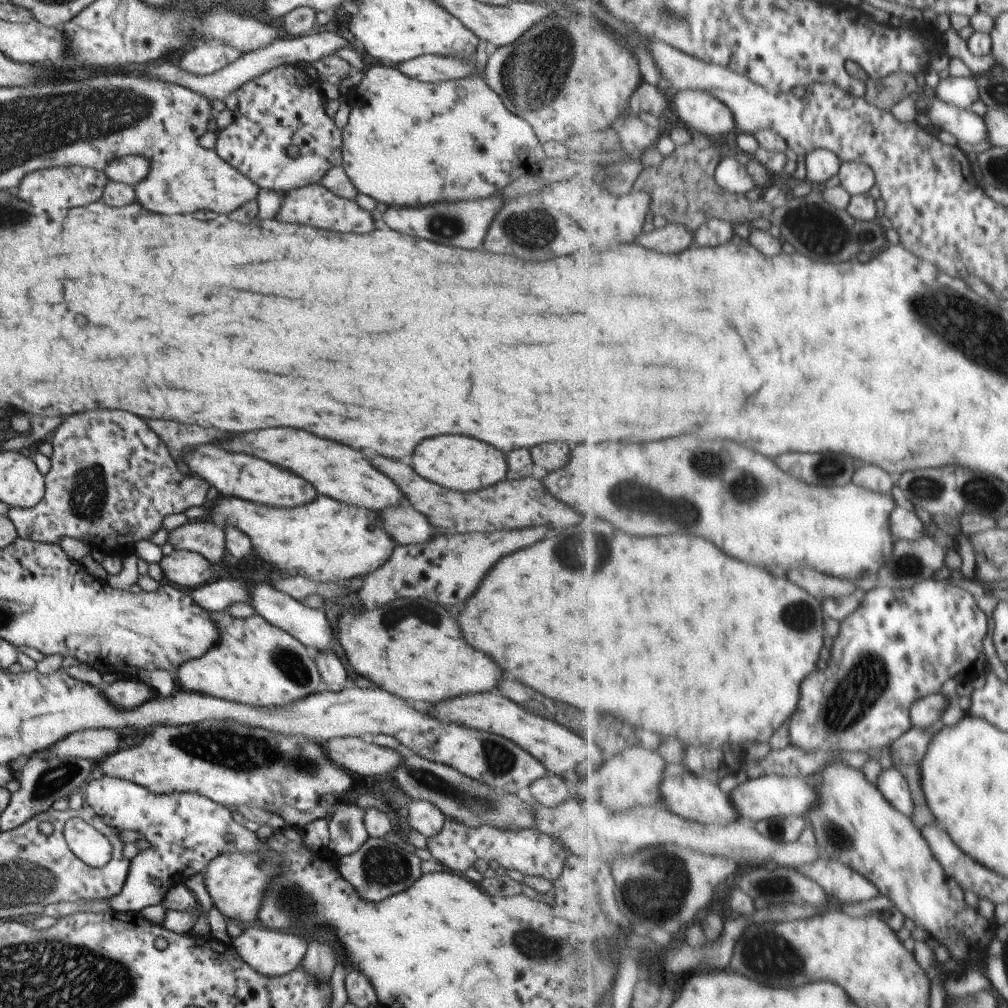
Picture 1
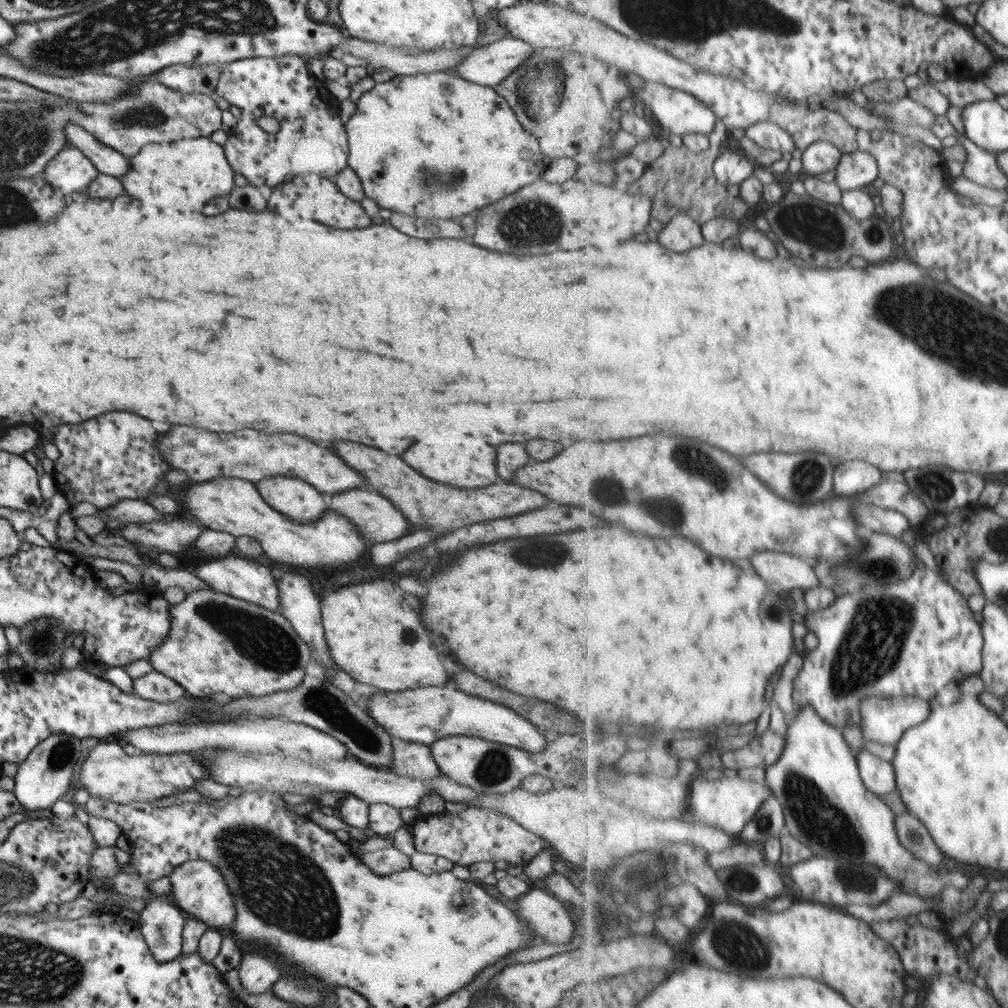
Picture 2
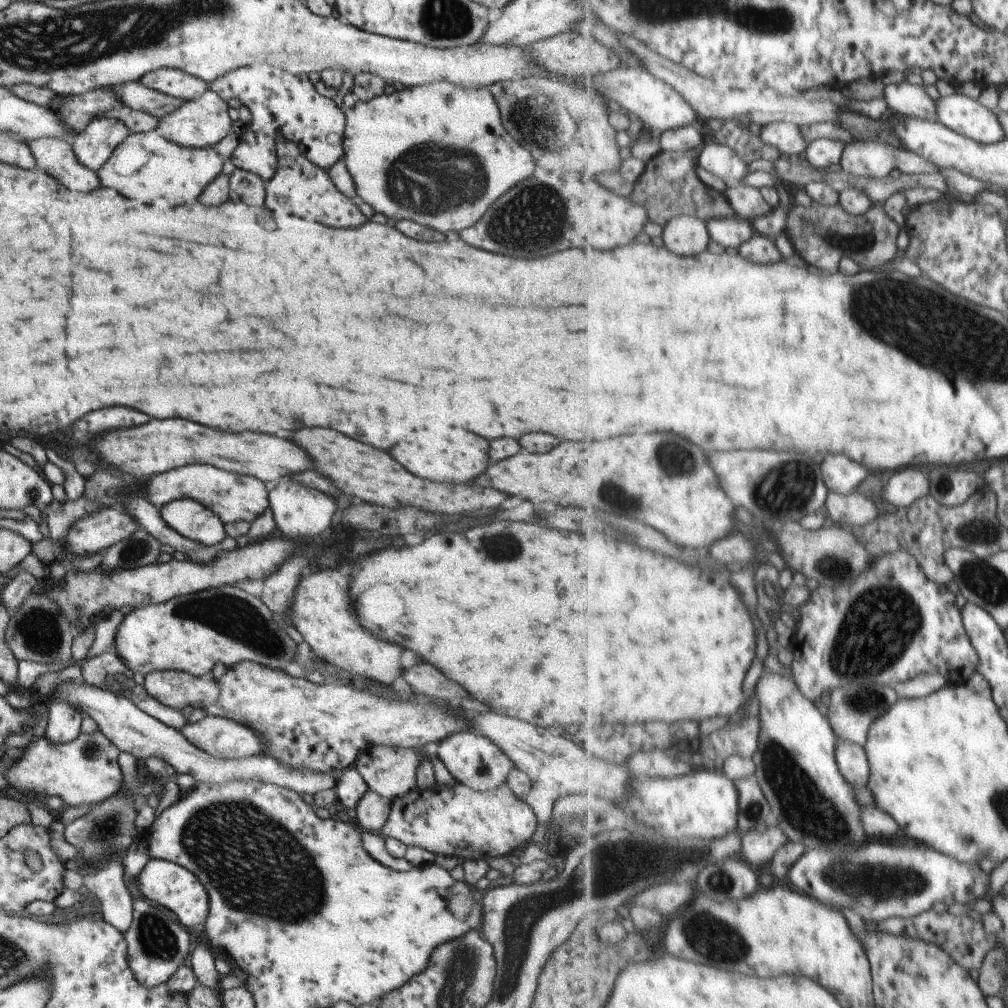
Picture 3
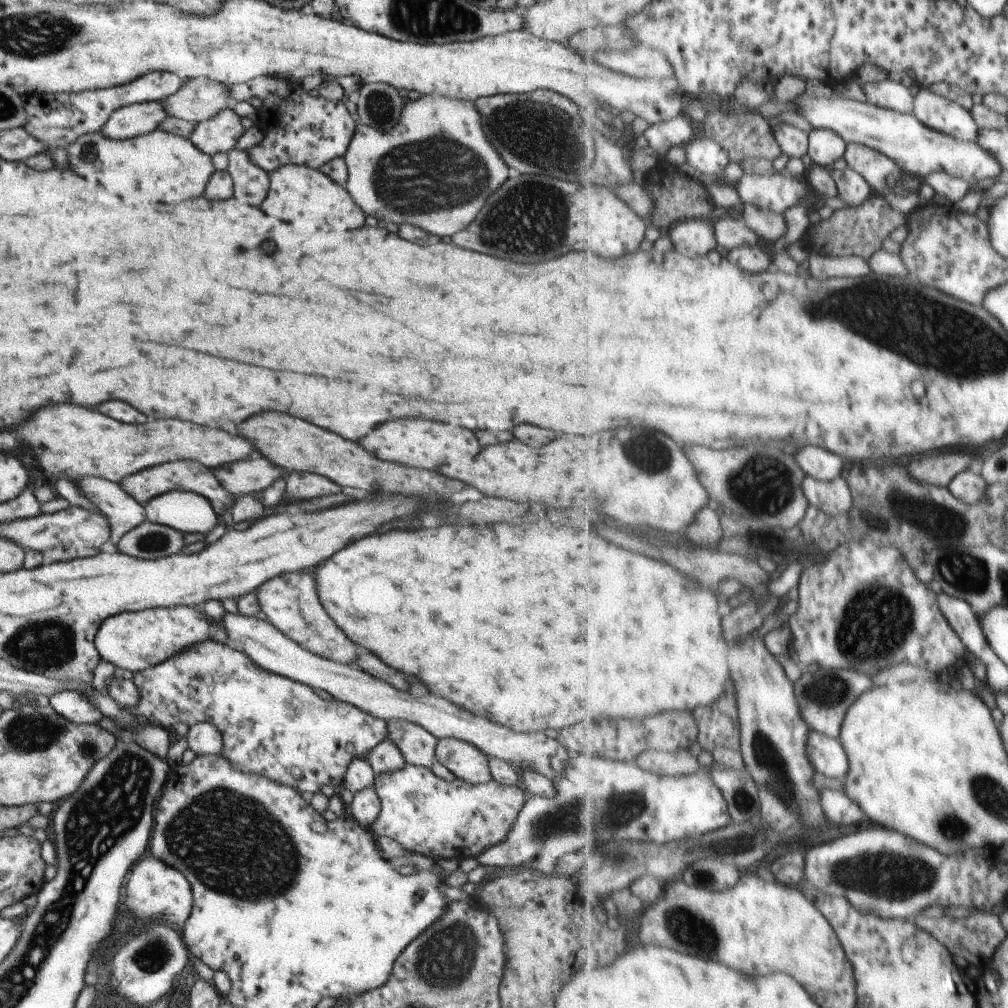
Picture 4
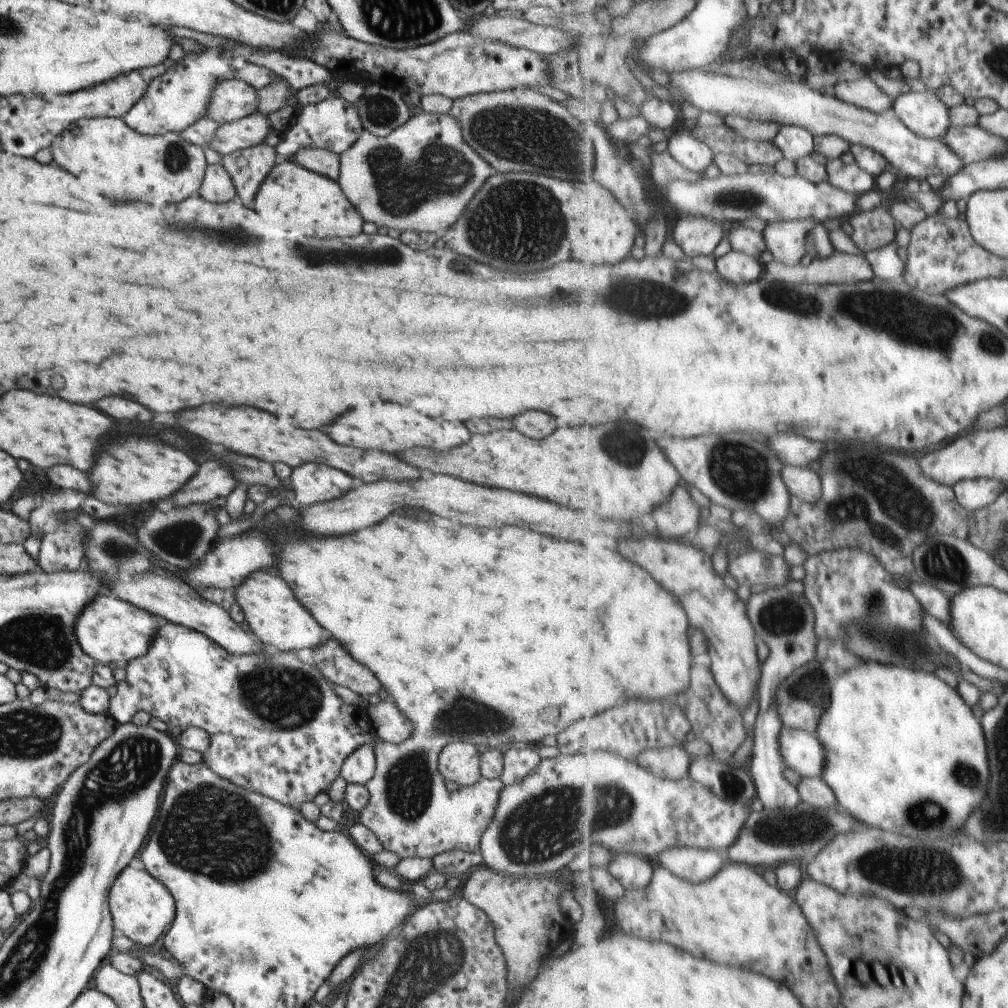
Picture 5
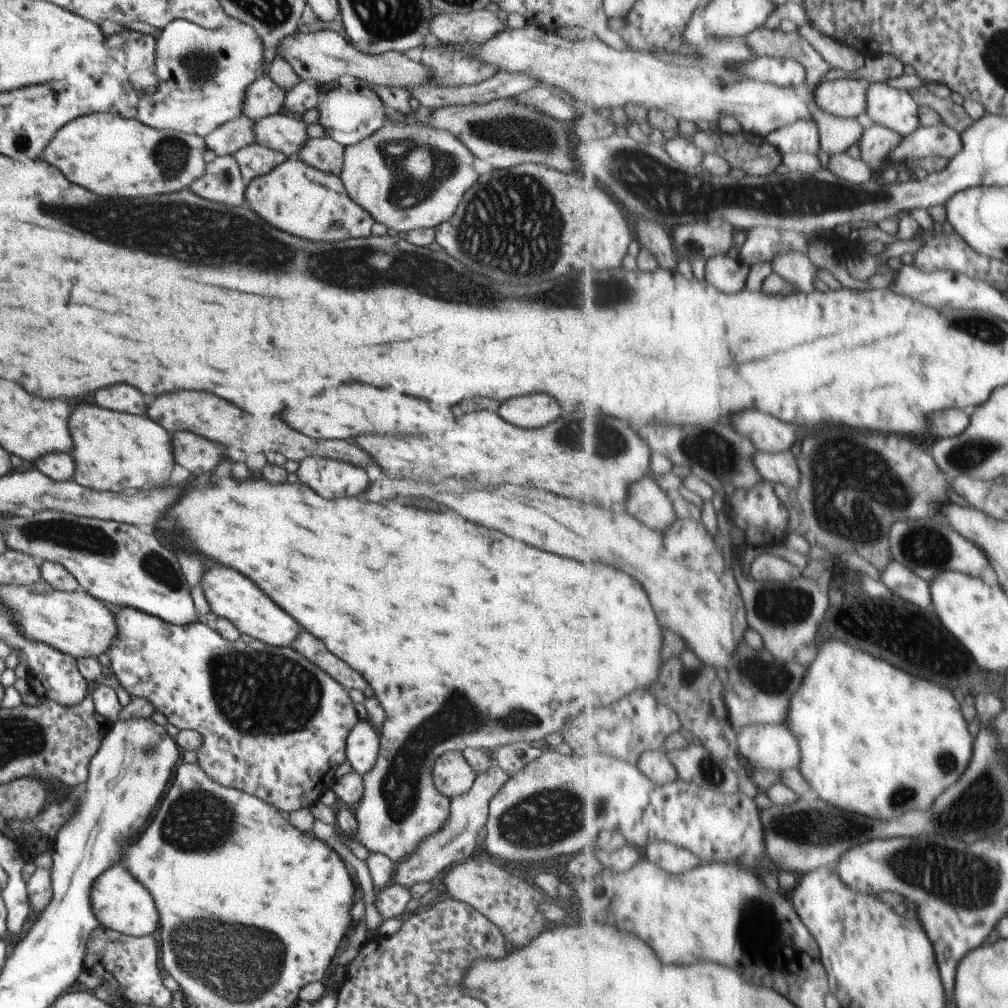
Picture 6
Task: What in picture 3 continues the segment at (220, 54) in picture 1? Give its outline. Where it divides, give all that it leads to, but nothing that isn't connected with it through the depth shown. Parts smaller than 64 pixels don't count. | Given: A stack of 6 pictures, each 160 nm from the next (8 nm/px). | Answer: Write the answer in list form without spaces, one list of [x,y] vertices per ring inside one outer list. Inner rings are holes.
[[[170,68],[146,72],[135,82],[155,92],[167,93],[169,96],[185,100],[195,99],[208,89],[207,82],[184,73],[182,70]]]

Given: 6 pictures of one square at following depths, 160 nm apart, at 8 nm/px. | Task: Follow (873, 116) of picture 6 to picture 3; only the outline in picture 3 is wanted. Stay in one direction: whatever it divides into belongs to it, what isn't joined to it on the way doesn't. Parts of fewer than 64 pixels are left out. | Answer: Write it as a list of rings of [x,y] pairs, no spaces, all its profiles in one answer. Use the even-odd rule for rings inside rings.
[[[956,92],[954,95],[941,97],[935,102],[936,120],[947,125],[951,130],[985,144],[996,143],[1006,138],[1005,129],[997,112],[988,109],[978,99]]]

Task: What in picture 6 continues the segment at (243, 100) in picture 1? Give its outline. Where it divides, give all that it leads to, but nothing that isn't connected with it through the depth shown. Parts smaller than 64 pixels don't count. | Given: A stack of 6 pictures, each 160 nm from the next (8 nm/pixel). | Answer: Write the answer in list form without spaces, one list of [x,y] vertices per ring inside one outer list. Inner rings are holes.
[[[342,79],[338,86],[321,95],[319,103],[319,124],[325,127],[327,134],[342,147],[353,144],[363,137],[381,128],[387,118],[386,106],[368,85],[367,81],[359,79]]]

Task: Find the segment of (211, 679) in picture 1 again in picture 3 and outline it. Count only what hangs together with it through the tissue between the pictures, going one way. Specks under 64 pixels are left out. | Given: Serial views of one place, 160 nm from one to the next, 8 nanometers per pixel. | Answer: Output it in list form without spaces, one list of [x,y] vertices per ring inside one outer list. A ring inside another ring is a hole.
[[[230,584],[173,597],[156,605],[135,607],[116,627],[112,643],[118,659],[133,673],[139,672],[145,676],[153,671],[172,670],[202,677],[210,674],[215,662],[221,662],[225,668],[234,667],[235,663],[249,662],[283,671],[285,664],[294,660],[297,639],[290,638],[273,621],[270,610],[257,597],[241,590],[237,584]]]

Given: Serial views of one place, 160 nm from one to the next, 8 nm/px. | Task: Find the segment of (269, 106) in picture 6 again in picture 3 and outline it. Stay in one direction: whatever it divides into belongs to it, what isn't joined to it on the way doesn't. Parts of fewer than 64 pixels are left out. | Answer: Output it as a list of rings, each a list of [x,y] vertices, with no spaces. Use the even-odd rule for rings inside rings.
[[[132,81],[126,82],[115,87],[111,87],[116,95],[122,100],[122,103],[130,109],[135,109],[147,114],[150,114],[154,117],[162,117],[168,113],[172,113],[180,107],[180,105],[185,104],[187,101],[185,99],[177,99],[175,97],[169,96],[167,93],[161,94],[151,90],[150,88],[145,88],[143,85],[139,85],[138,82]]]

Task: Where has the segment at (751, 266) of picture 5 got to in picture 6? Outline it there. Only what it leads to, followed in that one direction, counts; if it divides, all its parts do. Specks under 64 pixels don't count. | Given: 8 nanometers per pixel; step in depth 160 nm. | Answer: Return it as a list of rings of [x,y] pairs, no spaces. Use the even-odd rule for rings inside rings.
[[[719,255],[710,258],[704,266],[704,278],[711,286],[723,292],[741,292],[747,286],[749,265],[741,258]]]

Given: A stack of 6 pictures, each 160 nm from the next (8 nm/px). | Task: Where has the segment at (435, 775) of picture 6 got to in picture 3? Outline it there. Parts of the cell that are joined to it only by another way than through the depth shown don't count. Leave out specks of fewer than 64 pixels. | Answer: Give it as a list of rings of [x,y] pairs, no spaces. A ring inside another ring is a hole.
[[[467,731],[447,735],[438,743],[435,754],[457,783],[481,792],[490,791],[505,784],[507,773],[513,767],[510,759],[489,739]]]

